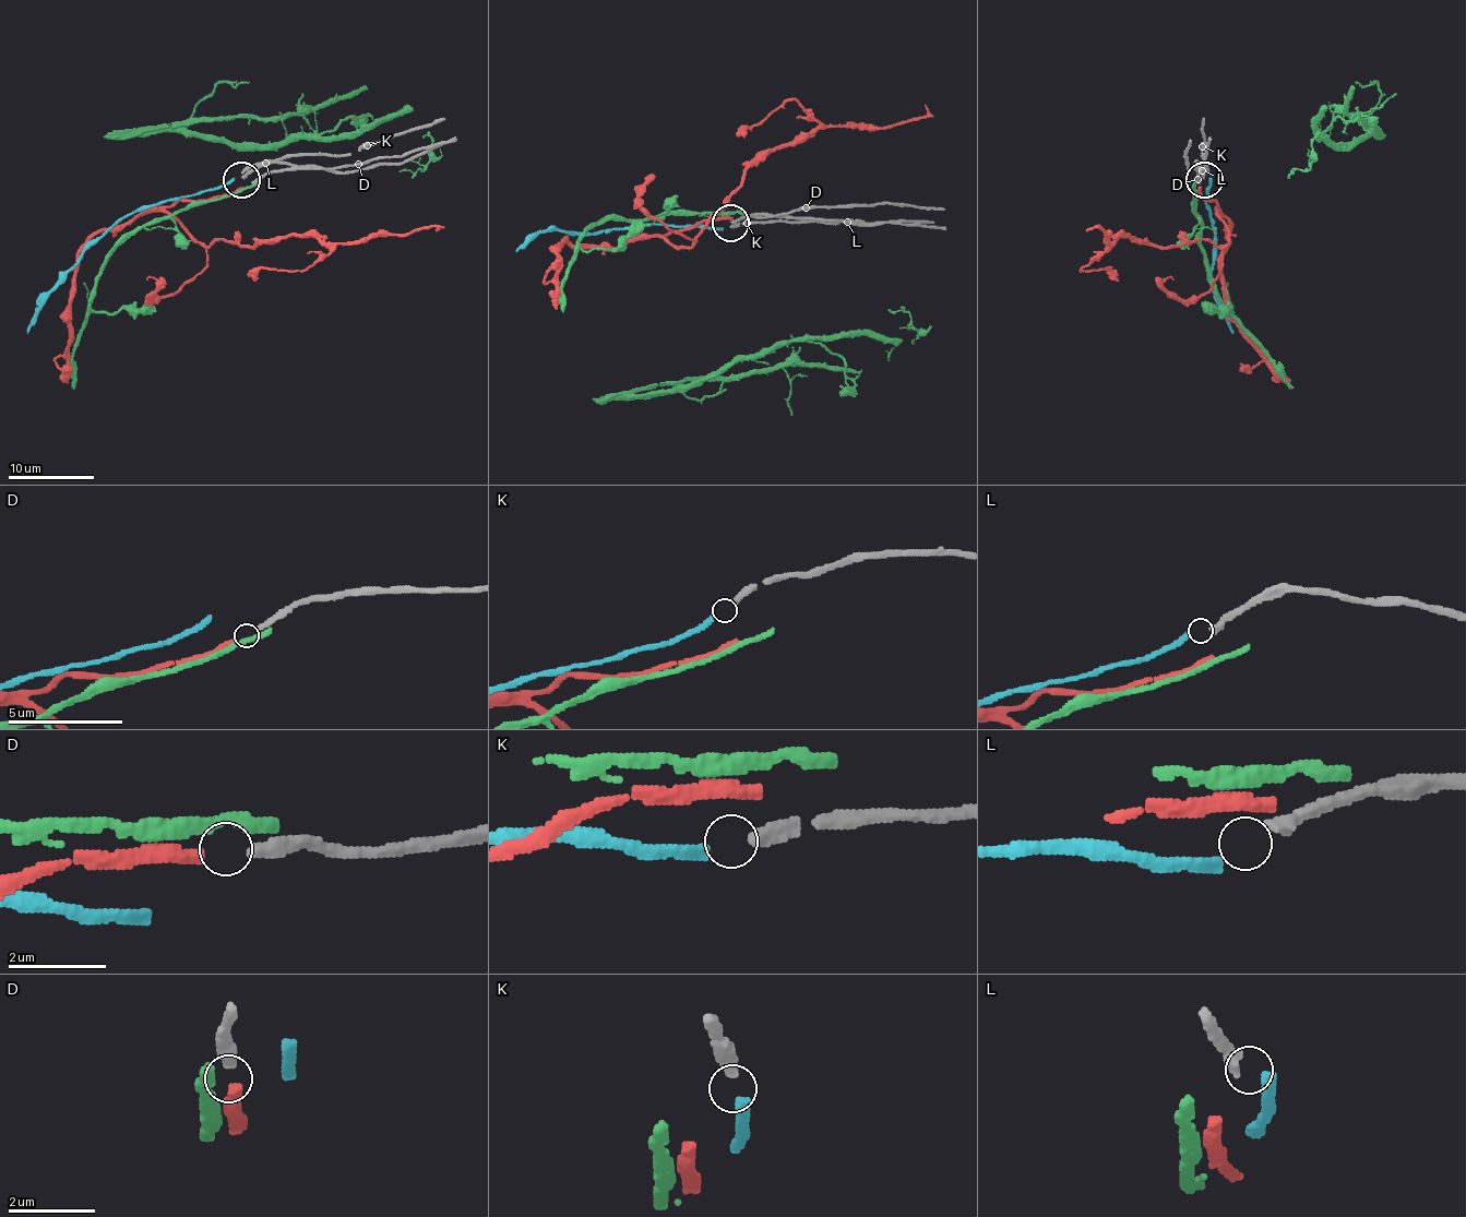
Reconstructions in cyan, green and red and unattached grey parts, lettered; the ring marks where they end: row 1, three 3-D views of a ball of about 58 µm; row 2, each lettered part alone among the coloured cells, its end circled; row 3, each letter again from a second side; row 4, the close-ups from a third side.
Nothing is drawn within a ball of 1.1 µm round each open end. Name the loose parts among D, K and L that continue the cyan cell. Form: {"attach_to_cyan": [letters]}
{"attach_to_cyan": ["K"]}

